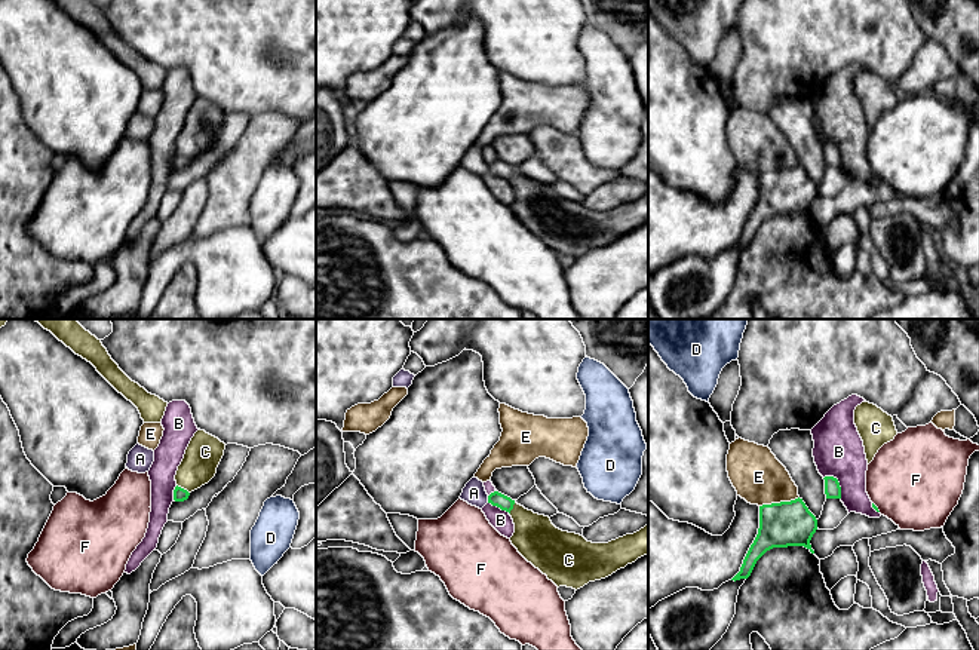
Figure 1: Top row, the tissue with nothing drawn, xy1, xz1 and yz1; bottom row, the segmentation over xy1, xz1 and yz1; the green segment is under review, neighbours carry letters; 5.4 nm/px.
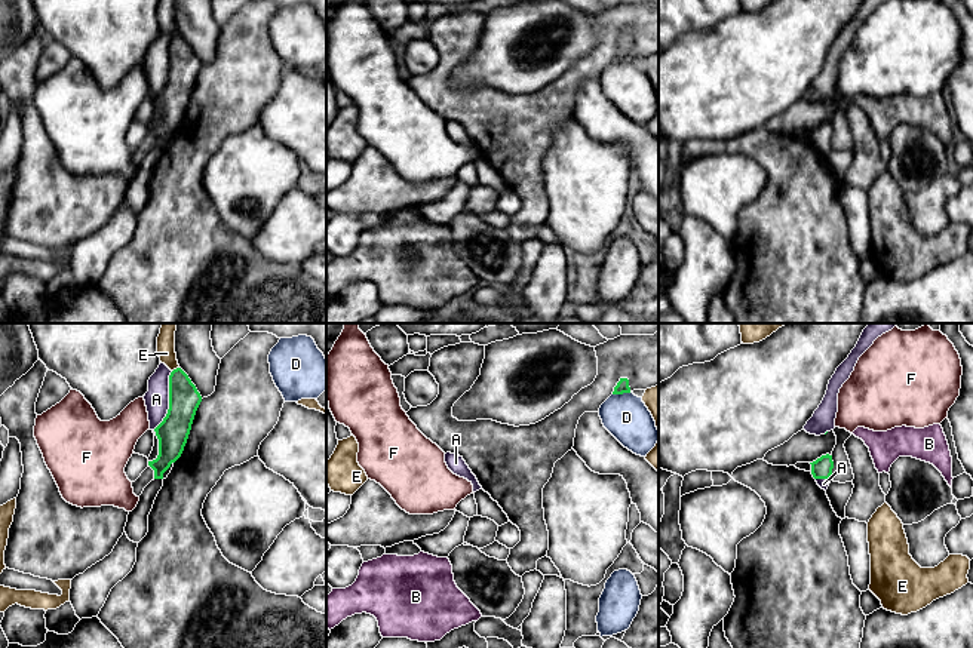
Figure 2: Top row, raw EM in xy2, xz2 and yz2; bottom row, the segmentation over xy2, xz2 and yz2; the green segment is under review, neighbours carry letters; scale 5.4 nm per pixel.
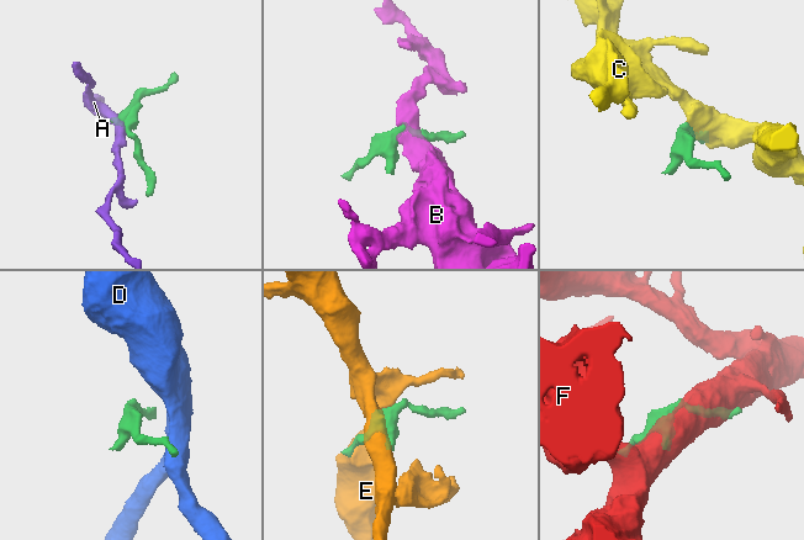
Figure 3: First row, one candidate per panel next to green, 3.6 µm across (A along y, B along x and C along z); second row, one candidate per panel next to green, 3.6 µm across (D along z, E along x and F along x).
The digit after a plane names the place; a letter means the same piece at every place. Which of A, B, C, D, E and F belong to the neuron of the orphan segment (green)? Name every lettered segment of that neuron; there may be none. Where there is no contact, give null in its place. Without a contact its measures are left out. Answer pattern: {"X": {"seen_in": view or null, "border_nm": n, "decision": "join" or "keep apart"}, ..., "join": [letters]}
{"A": {"seen_in": "xy2", "border_nm": 340, "decision": "join"}, "B": {"seen_in": "yz1", "border_nm": 160, "decision": "keep apart"}, "C": {"seen_in": "xy1", "border_nm": 90, "decision": "keep apart"}, "D": {"seen_in": "xz2", "border_nm": 110, "decision": "keep apart"}, "E": {"seen_in": "yz1", "border_nm": 220, "decision": "keep apart"}, "F": {"seen_in": "yz1", "border_nm": 70, "decision": "keep apart"}, "join": ["A"]}

